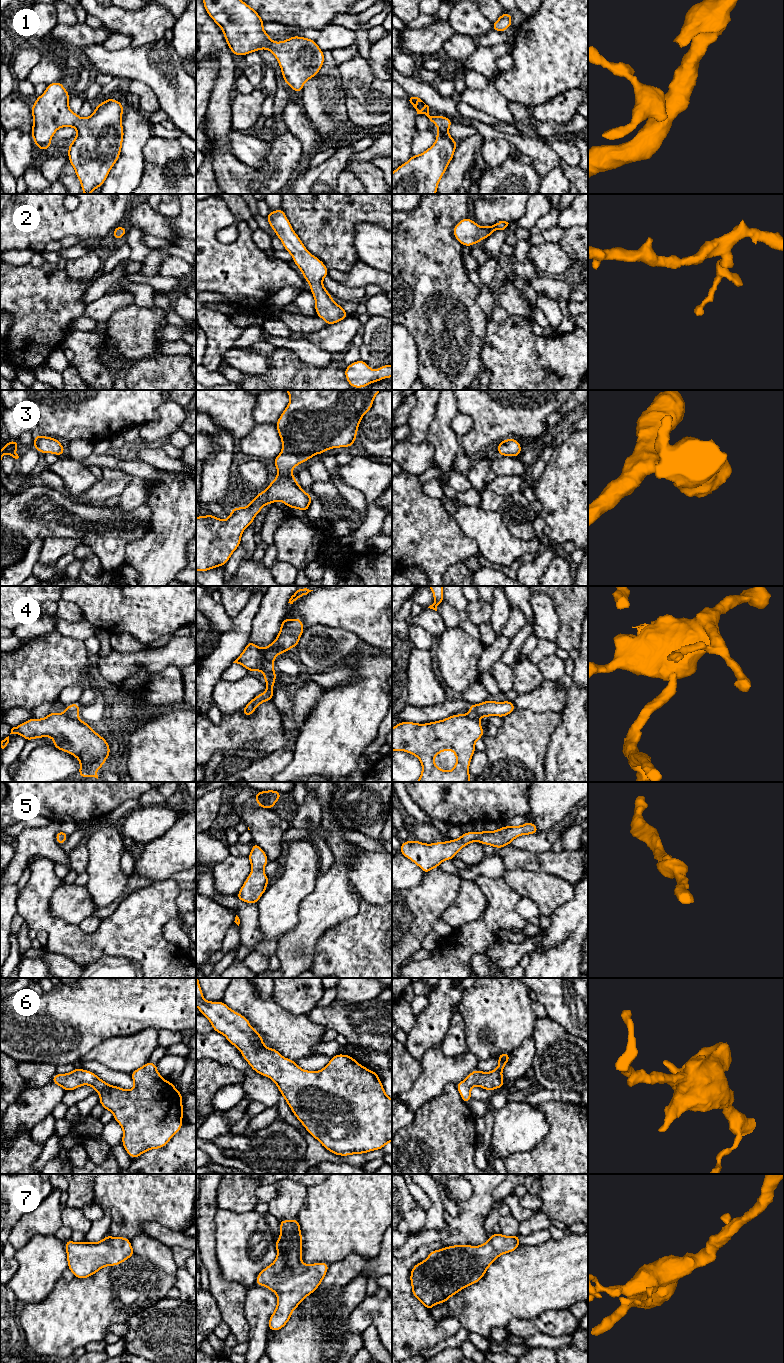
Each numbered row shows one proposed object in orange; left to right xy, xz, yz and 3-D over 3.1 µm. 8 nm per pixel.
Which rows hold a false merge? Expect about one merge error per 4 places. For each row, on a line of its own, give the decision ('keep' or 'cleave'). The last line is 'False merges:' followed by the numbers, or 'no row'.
1: keep
2: keep
3: keep
4: cleave
5: keep
6: keep
7: keep
False merges: 4

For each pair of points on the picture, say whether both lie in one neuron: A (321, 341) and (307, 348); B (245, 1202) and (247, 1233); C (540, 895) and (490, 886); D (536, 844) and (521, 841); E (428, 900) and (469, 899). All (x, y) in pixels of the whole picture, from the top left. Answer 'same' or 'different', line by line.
A: different
B: different
C: different
D: same
E: different

